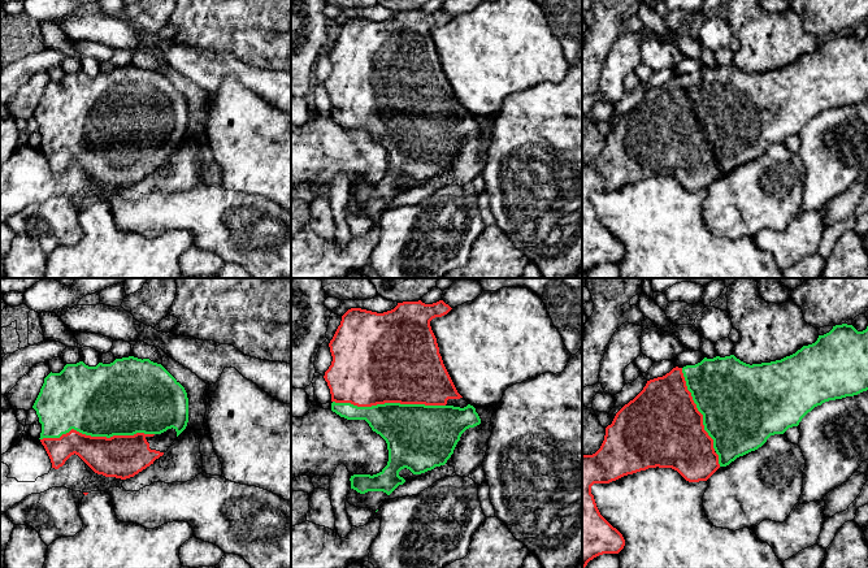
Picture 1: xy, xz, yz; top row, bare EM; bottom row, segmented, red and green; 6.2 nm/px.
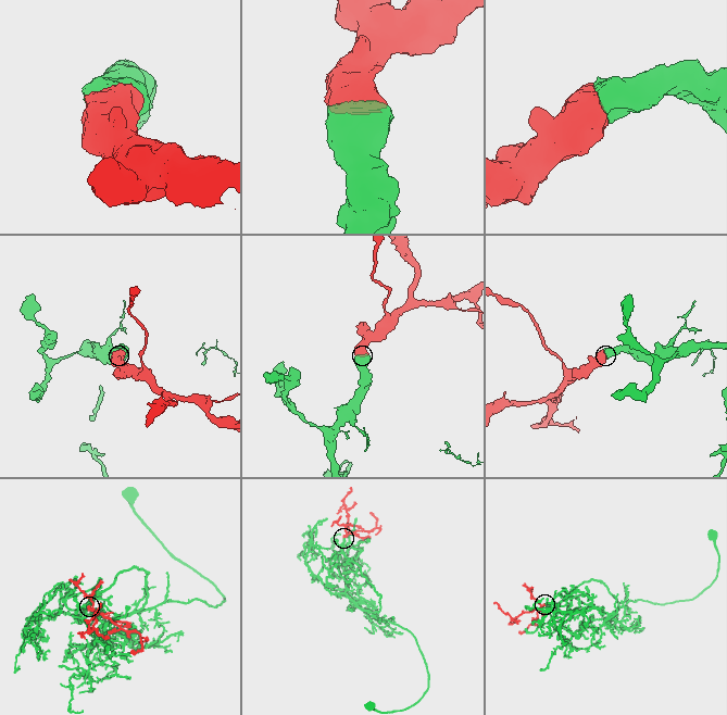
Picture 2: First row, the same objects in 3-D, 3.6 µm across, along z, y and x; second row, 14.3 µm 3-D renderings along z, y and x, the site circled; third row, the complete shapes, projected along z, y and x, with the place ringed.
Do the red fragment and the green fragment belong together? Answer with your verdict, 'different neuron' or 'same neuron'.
same neuron

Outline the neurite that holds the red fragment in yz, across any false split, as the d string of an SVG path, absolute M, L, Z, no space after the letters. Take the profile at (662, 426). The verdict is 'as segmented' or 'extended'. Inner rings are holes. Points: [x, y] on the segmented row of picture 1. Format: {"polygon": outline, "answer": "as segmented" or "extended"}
{"polygon": "M842 324L836 325L833 329L819 335L817 341L812 344L803 346L795 354L786 356L781 360L761 363L761 364L746 364L737 359L734 355L713 359L704 357L695 365L686 365L683 368L673 368L663 377L657 377L647 381L643 390L628 404L625 404L615 416L611 425L606 428L604 441L600 448L593 455L582 454L582 568L587 565L590 560L603 554L619 554L624 546L625 539L622 534L613 528L599 512L594 495L591 494L591 486L594 484L609 484L624 476L633 474L648 468L672 468L677 471L686 481L699 482L707 481L720 467L726 467L737 458L743 456L751 451L761 447L771 435L784 434L789 428L798 426L802 419L811 412L815 407L821 406L825 402L842 399L846 396L854 396L868 390L868 326L863 331L858 331L852 325Z", "answer": "extended"}

